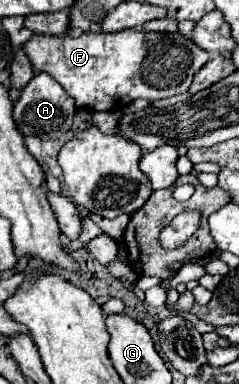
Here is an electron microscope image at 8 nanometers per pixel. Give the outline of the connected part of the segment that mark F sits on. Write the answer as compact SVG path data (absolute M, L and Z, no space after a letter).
M124 29L118 33L82 33L78 37L40 37L34 35L24 43L26 55L36 71L46 71L52 75L62 89L76 101L76 107L86 107L92 111L116 111L132 103L134 99L166 99L178 93L186 93L192 85L194 75L210 61L210 53L202 51L190 37L182 33L156 33Z

